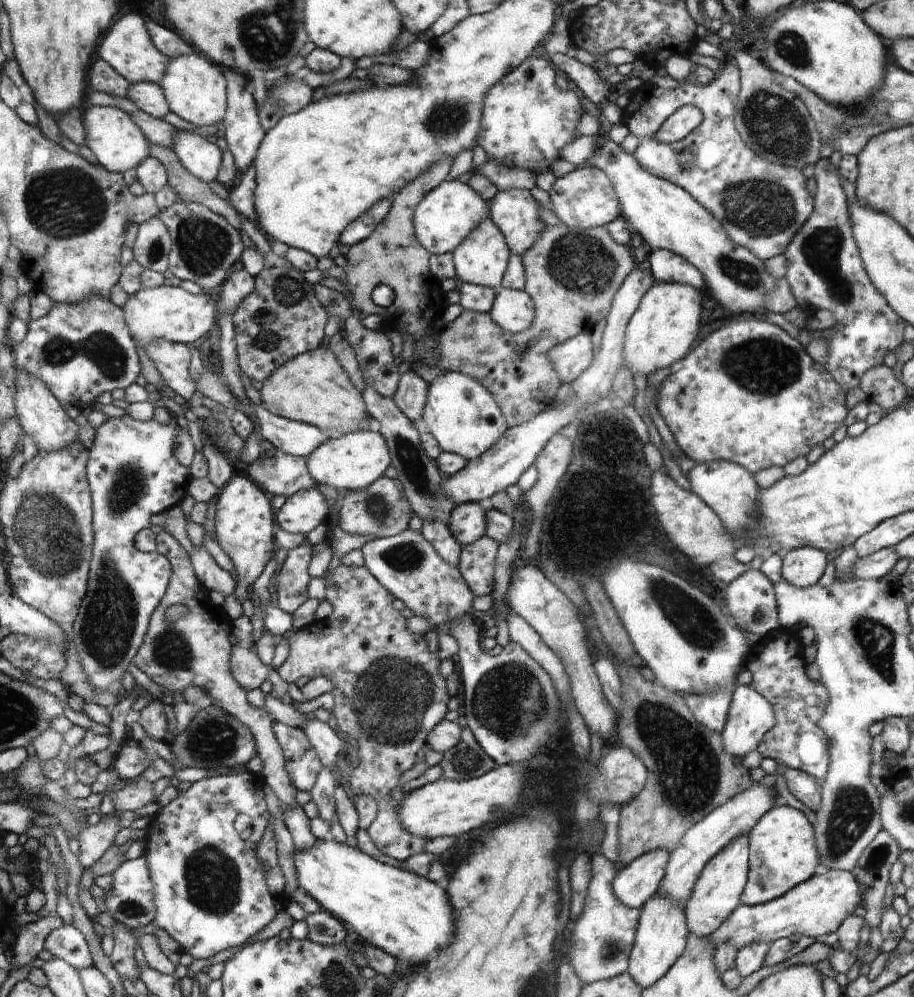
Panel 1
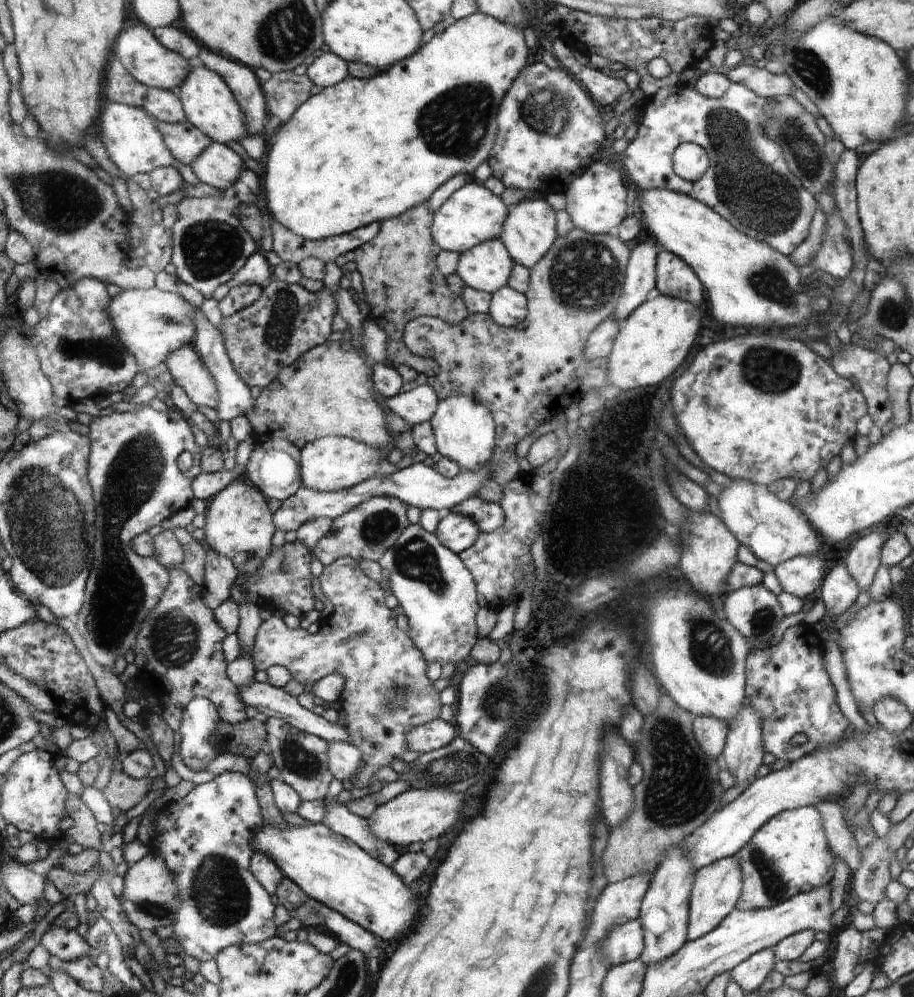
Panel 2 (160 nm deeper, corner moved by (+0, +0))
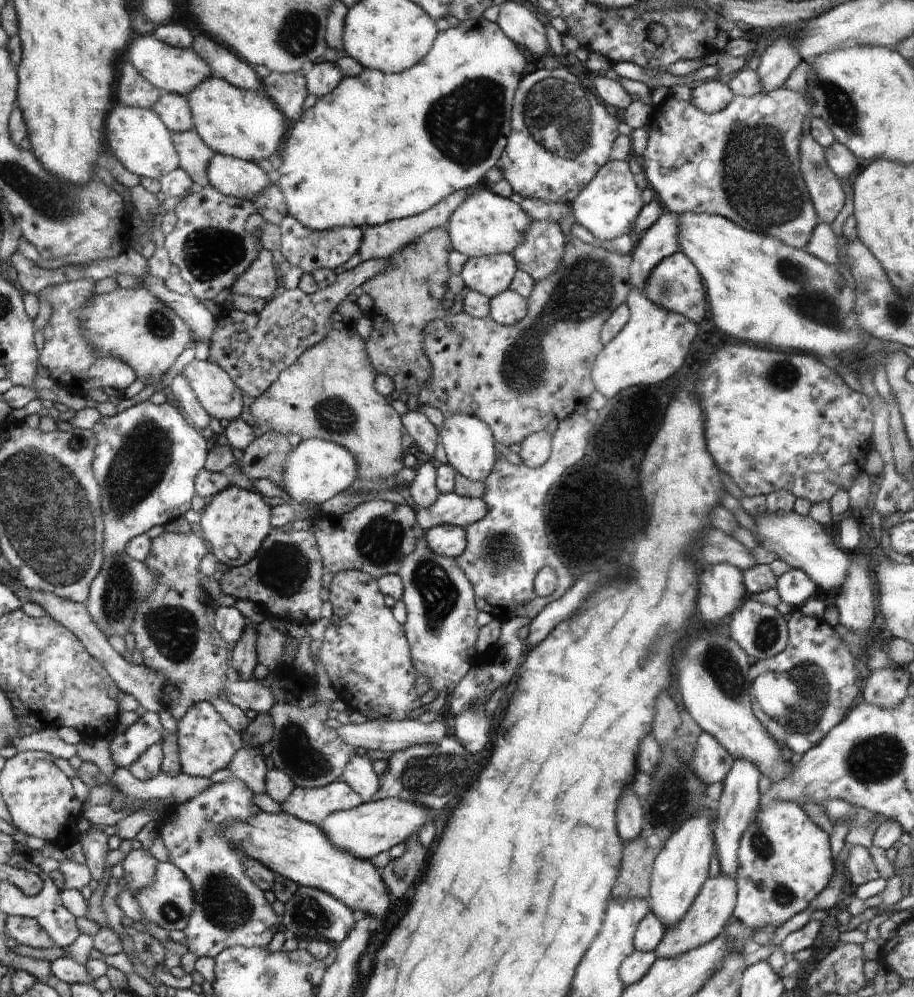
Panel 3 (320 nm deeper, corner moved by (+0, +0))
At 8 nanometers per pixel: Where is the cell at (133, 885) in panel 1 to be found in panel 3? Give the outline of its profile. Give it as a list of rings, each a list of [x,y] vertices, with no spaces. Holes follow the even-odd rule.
[[[169,861],[158,862],[157,876],[152,887],[146,887],[144,891],[135,896],[146,920],[162,926],[167,931],[184,930],[196,908],[196,896],[189,877],[181,868]]]

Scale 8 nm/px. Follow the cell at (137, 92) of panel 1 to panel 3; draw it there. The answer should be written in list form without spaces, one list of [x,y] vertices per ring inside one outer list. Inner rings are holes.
[[[166,93],[157,100],[152,110],[164,121],[173,133],[196,130],[193,111],[188,97],[174,93]]]

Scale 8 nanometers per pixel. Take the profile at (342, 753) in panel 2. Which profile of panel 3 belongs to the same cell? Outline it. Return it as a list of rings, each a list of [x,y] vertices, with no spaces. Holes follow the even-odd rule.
[[[362,753],[347,765],[343,780],[346,781],[357,793],[363,802],[373,800],[373,796],[380,788],[380,779],[373,769],[372,760]]]

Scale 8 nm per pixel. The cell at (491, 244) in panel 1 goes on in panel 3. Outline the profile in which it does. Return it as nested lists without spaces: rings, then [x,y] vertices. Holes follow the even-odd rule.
[[[508,253],[469,257],[460,276],[466,290],[476,291],[489,299],[510,288],[518,270],[515,258]]]

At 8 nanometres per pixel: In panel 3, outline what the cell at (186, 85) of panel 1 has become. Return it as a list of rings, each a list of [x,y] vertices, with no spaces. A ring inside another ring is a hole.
[[[214,76],[202,82],[189,96],[196,132],[217,154],[247,161],[268,159],[286,134],[284,113],[264,91],[246,91]]]

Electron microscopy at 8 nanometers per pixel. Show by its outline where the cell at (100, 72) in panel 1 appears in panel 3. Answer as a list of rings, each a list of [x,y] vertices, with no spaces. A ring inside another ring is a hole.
[[[130,62],[122,66],[122,80],[118,80],[118,98],[122,105],[150,109],[167,92],[156,88]]]

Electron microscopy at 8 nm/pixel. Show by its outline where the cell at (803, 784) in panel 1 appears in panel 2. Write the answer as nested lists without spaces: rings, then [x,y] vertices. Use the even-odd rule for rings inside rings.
[[[827,799],[815,807],[821,812],[825,824],[825,832],[829,838],[834,854],[846,862],[846,866],[854,873],[861,865],[860,846],[857,839],[845,825],[841,812],[842,803],[838,799]]]

